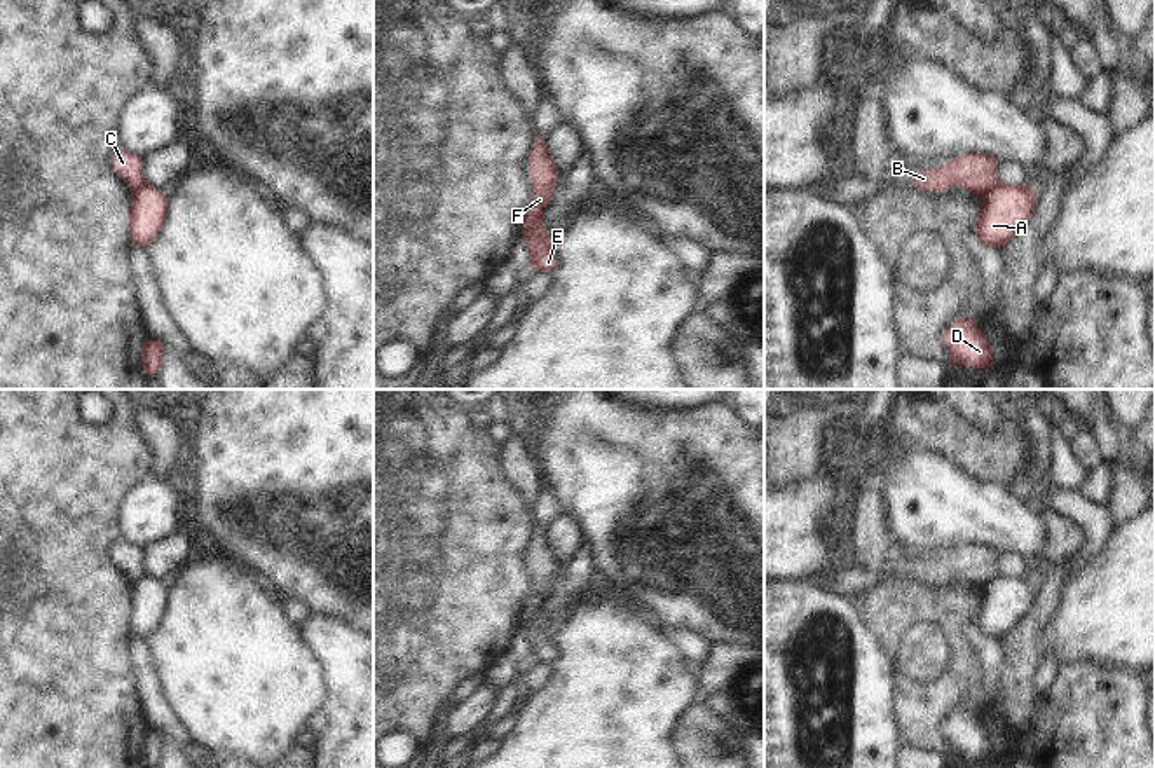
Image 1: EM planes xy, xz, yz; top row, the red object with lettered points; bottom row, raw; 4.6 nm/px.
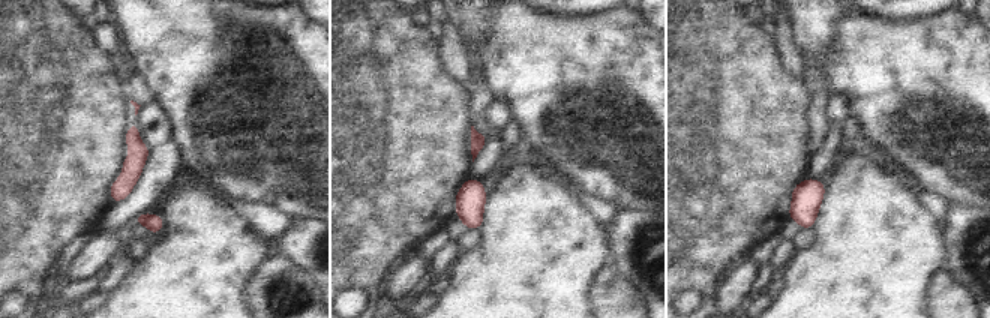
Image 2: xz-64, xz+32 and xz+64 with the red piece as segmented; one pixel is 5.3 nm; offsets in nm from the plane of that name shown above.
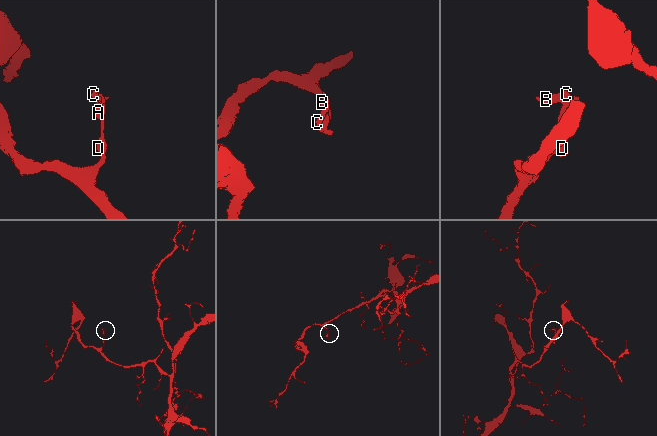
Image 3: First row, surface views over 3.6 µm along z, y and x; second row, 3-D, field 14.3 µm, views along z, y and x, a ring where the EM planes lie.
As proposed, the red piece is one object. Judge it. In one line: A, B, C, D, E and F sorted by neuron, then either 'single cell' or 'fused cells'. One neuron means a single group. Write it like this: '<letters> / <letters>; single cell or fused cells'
A D E / B C F; fused cells

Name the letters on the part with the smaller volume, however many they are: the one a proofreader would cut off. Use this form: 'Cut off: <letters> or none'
Cut off: B, C, F

